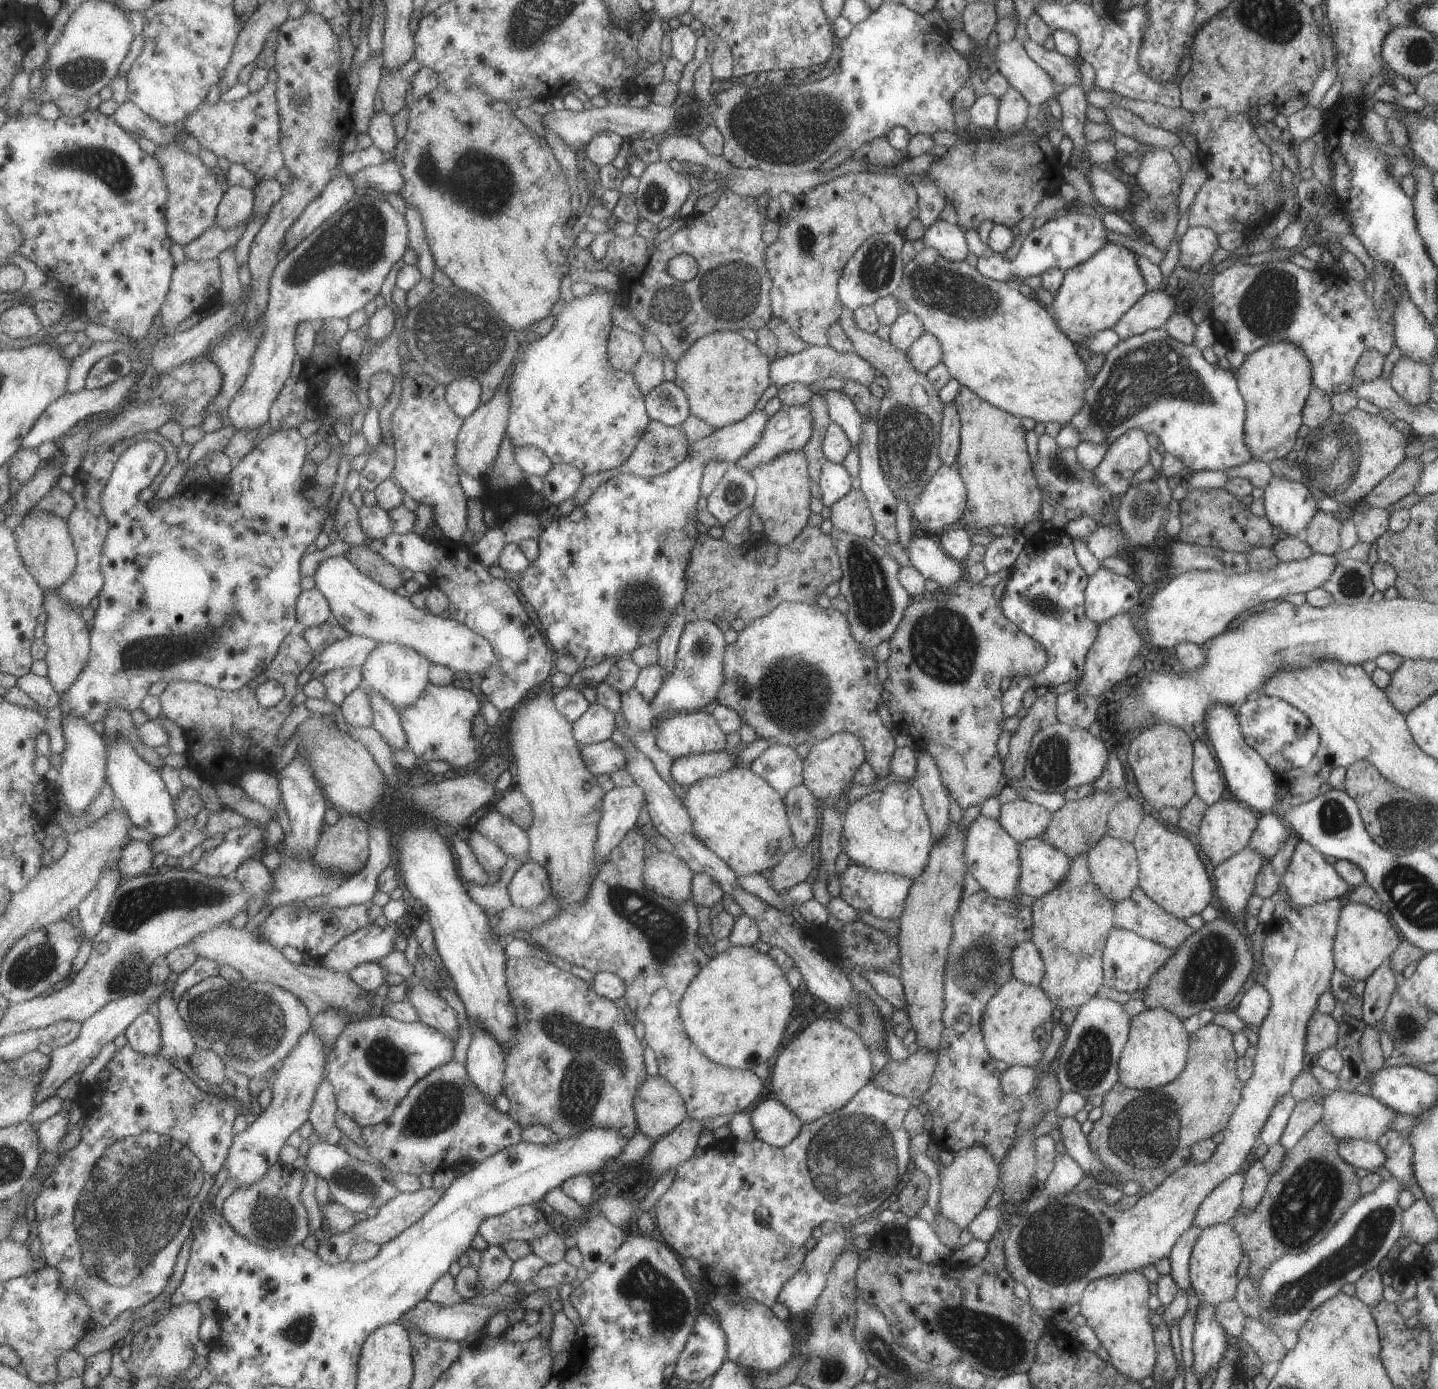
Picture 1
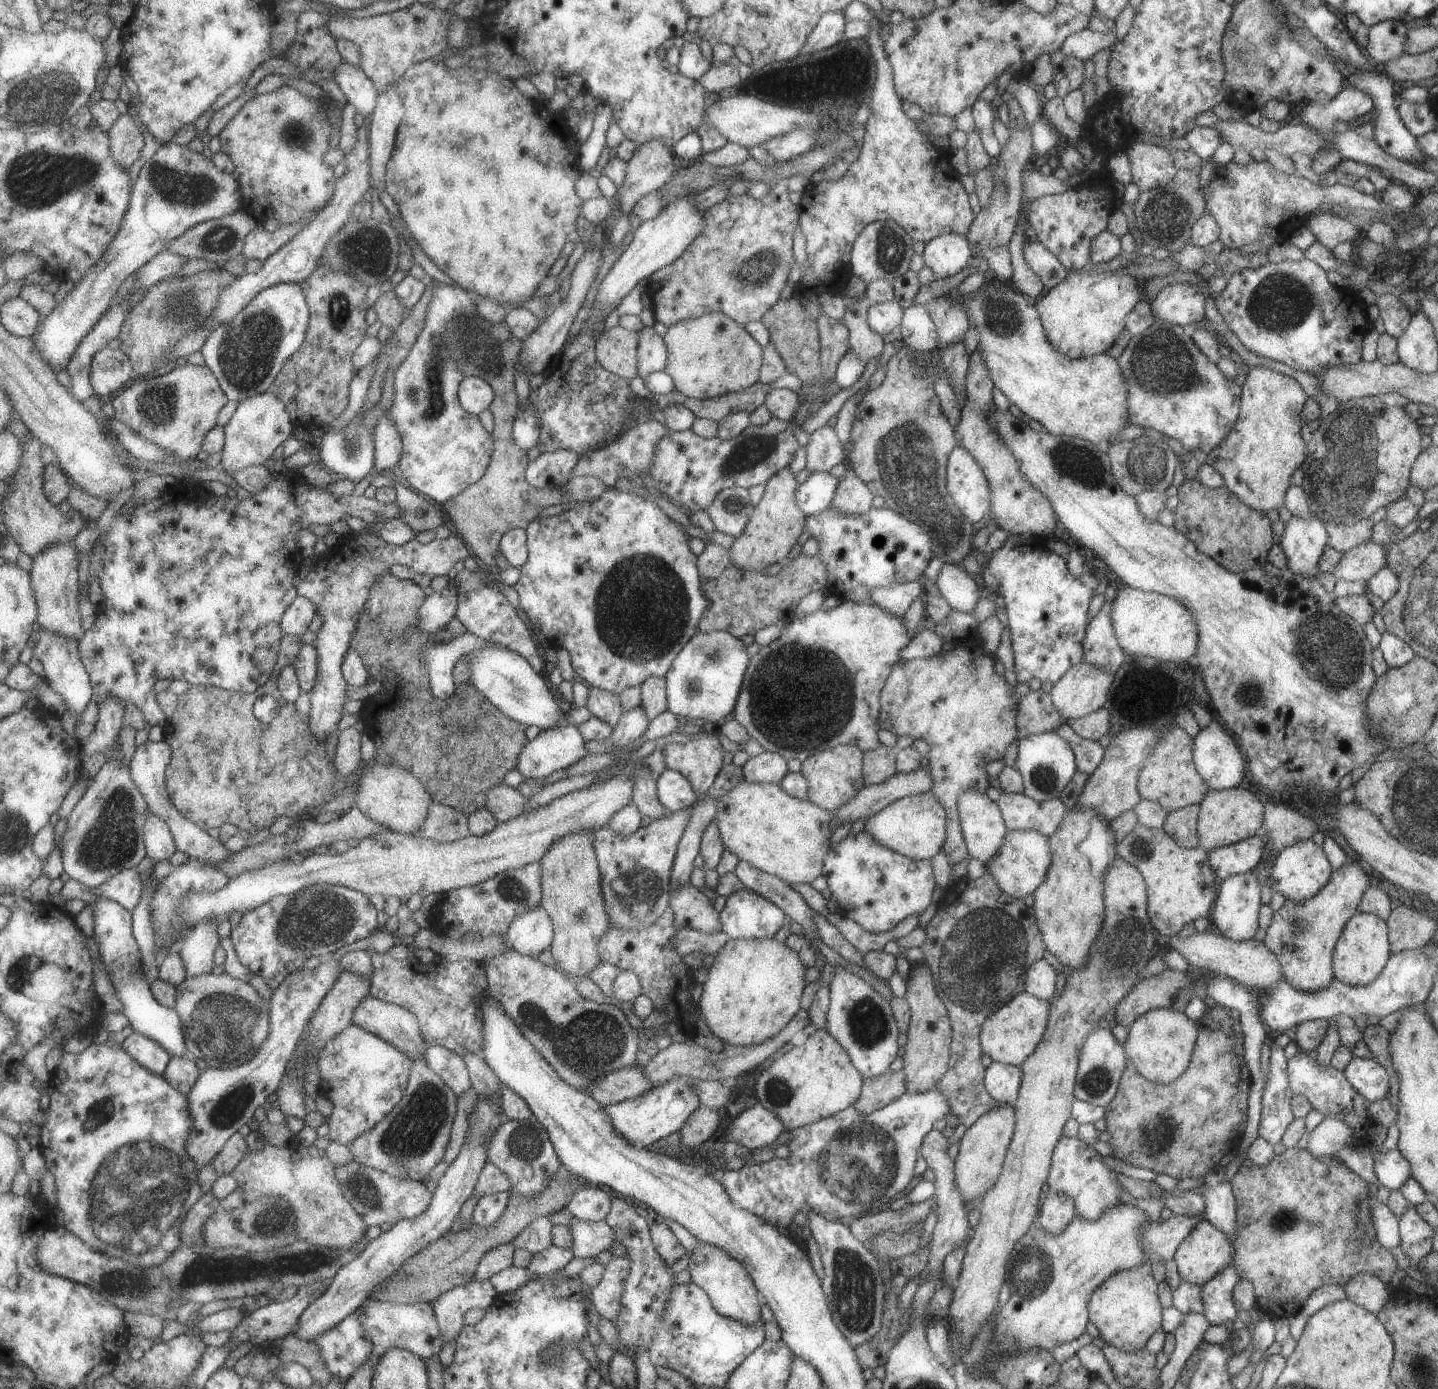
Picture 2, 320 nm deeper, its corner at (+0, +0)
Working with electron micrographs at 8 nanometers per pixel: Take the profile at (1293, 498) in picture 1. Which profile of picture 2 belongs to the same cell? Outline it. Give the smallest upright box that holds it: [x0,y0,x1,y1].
[1278,516,1327,577]

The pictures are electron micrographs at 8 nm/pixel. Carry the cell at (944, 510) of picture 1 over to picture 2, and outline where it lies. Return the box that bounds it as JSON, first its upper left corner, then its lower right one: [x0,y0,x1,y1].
[946,445,991,527]

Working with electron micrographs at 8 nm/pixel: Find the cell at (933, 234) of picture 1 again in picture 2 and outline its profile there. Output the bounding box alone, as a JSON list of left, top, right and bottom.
[921,233,972,280]

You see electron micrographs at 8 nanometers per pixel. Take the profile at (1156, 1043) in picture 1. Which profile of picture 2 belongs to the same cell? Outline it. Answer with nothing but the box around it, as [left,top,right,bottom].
[1122,1008,1197,1084]

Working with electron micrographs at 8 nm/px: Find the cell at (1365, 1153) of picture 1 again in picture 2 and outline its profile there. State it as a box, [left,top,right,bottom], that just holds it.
[1372,1148,1410,1191]

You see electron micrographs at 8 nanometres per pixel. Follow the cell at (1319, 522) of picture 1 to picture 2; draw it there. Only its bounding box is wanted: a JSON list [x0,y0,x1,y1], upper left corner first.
[1326,519,1373,553]

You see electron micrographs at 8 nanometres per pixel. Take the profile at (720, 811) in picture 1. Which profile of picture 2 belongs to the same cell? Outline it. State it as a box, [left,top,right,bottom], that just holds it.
[716,781,836,885]

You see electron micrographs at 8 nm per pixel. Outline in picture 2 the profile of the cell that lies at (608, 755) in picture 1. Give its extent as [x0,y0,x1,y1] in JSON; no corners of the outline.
[518,724,588,779]

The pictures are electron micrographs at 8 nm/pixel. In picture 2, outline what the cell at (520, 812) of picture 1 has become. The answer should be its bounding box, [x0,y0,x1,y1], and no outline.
[486,782,529,823]

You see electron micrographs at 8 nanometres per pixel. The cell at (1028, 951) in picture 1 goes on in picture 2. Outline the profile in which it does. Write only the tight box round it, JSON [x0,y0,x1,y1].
[1024,959,1056,1001]

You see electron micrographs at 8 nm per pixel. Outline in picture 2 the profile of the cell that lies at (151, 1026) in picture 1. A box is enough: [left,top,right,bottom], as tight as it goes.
[121,1031,172,1076]

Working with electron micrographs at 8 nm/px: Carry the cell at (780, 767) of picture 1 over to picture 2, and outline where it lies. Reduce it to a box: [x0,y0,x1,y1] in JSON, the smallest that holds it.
[742,751,788,783]

